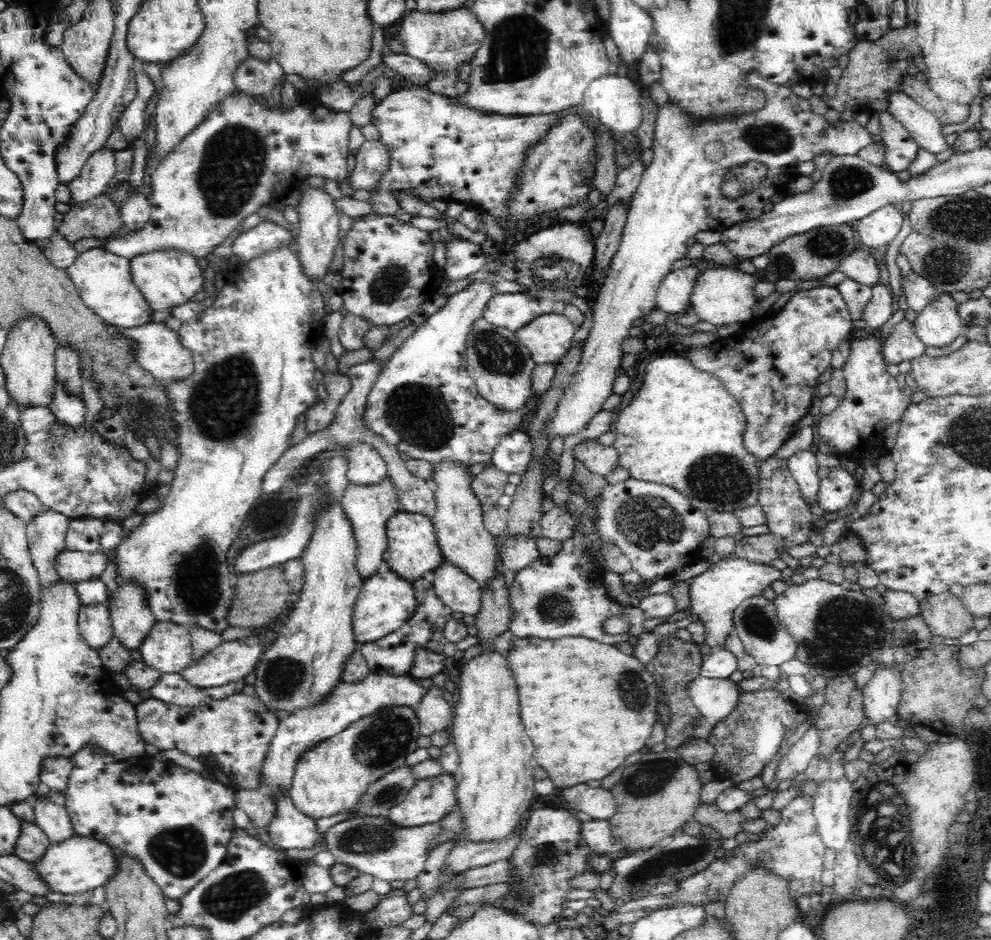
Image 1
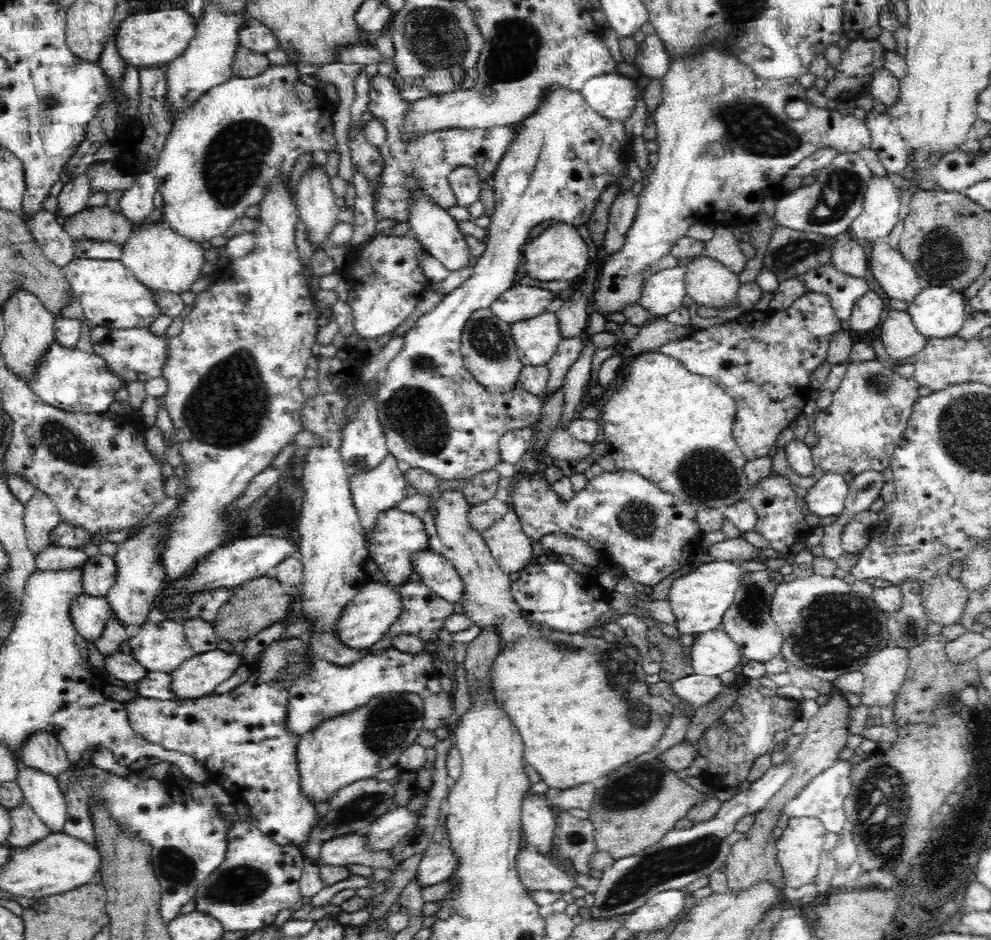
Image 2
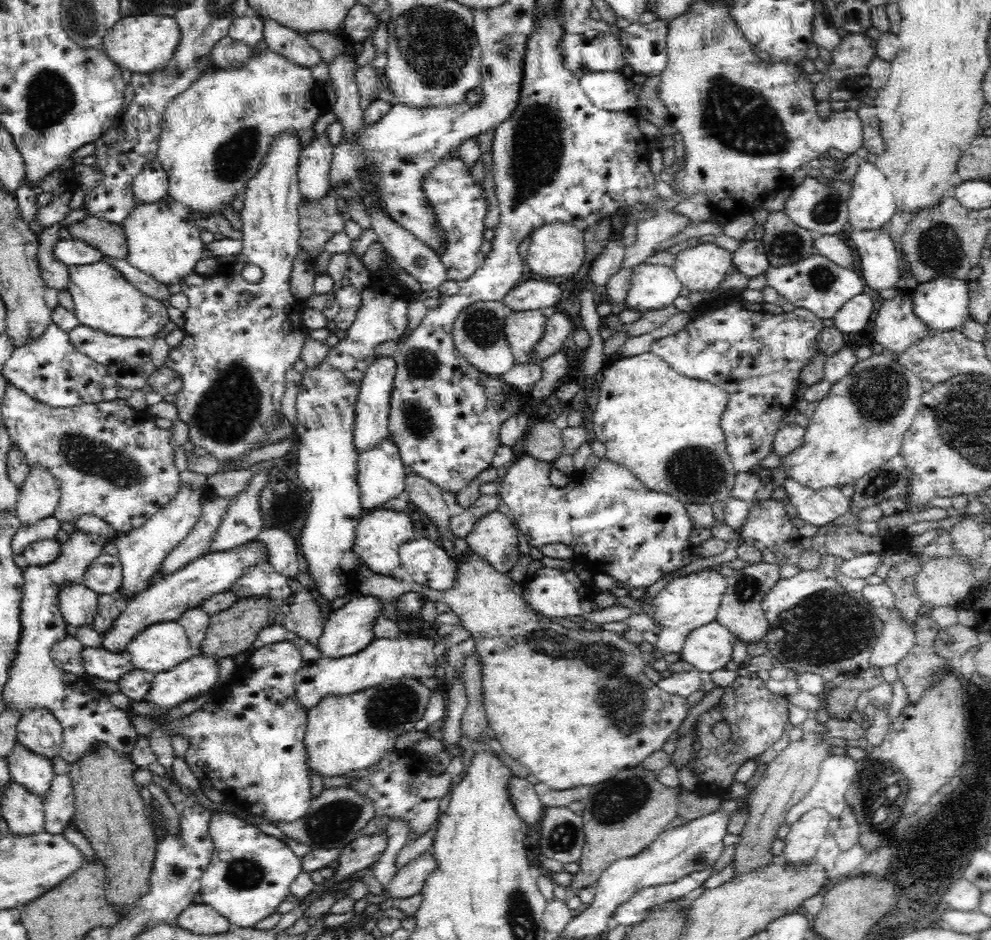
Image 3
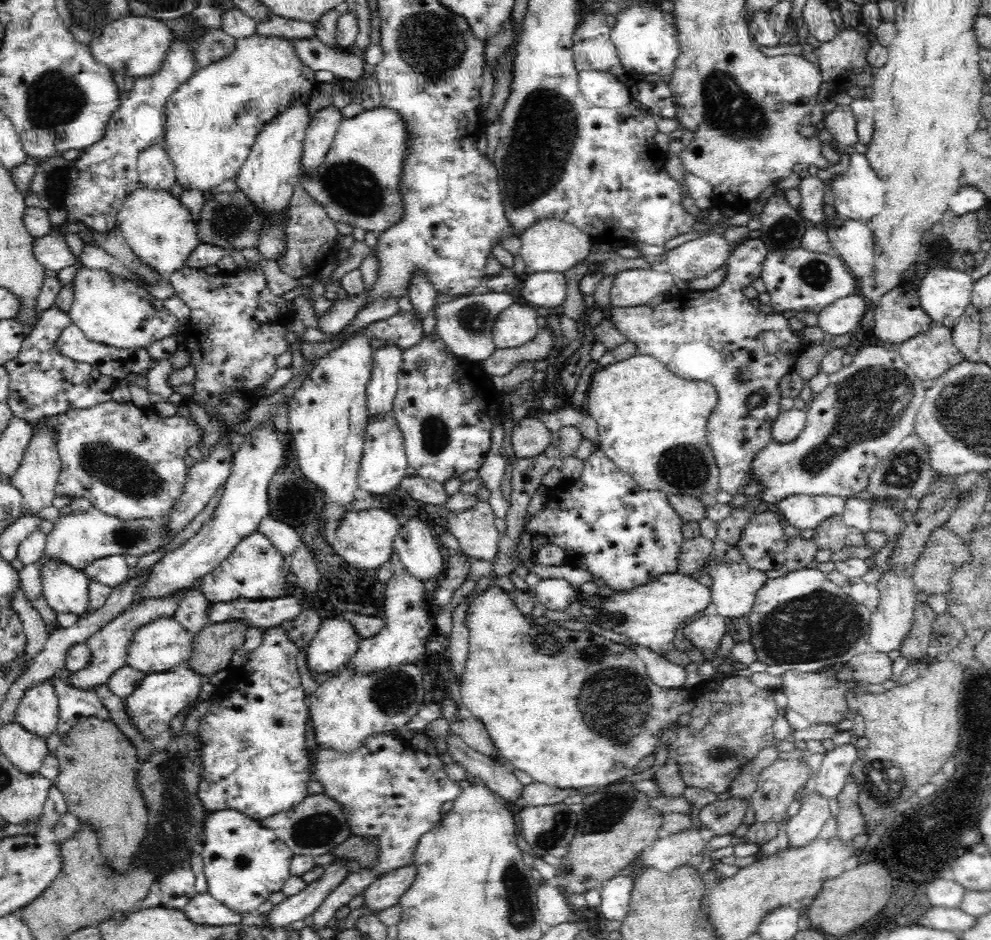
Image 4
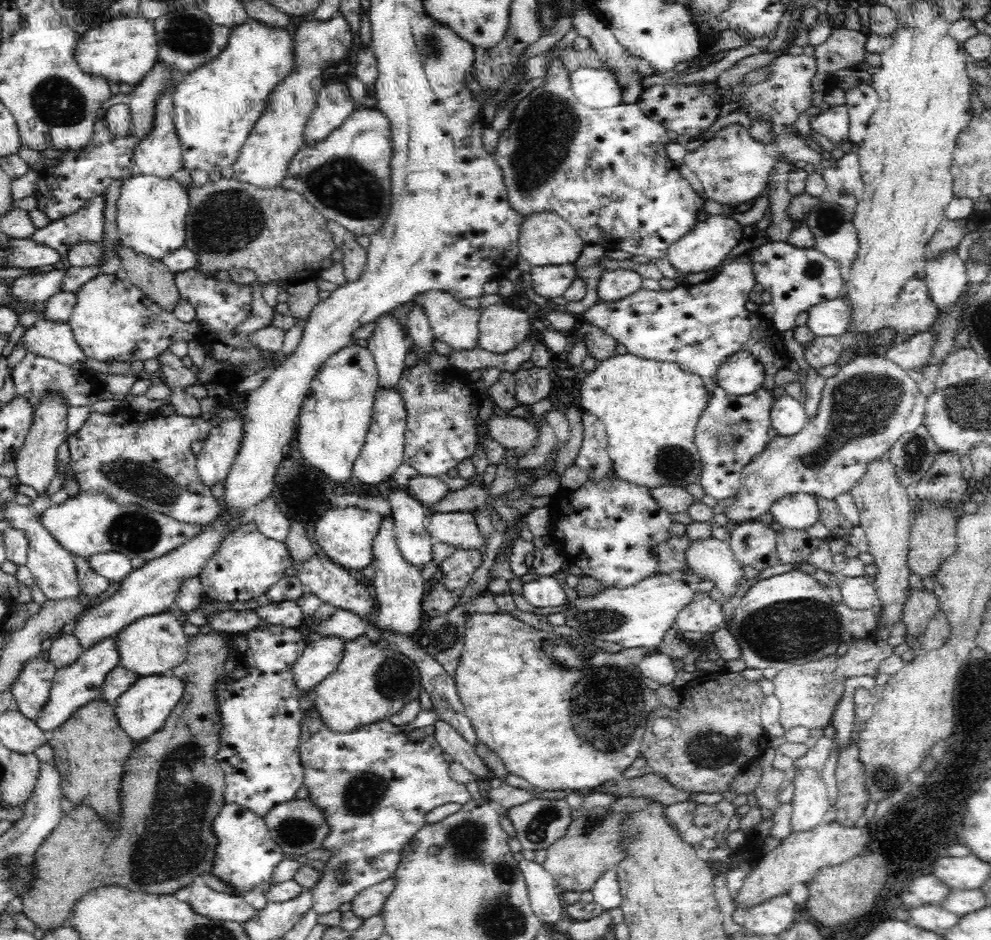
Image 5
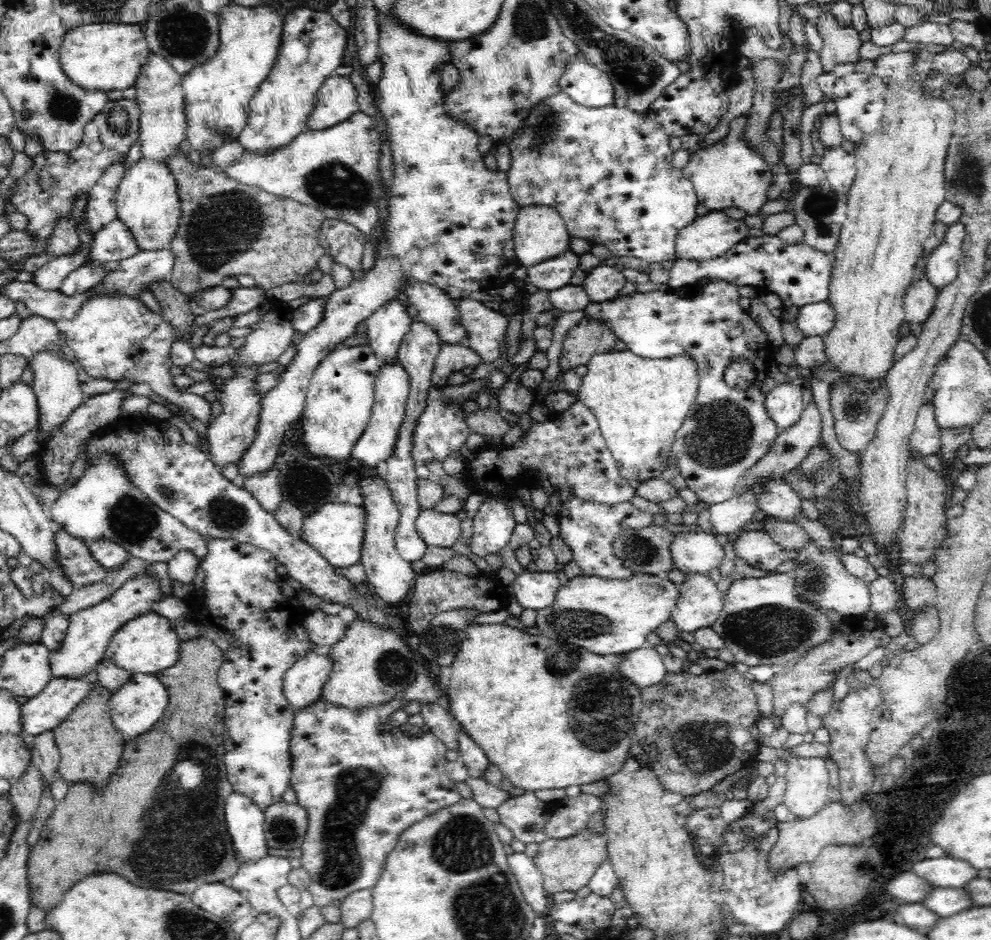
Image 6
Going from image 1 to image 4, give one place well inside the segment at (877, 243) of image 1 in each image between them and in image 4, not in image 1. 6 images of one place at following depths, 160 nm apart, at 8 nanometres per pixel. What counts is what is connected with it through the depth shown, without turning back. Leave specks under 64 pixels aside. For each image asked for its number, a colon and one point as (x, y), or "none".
2: (881, 205)
3: (872, 204)
4: (859, 194)

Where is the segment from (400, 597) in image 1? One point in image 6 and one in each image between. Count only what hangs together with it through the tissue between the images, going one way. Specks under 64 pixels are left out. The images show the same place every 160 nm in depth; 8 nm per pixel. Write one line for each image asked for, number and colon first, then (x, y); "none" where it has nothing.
2: (366, 619)
3: (348, 630)
4: (336, 641)
5: (320, 658)
6: (303, 683)

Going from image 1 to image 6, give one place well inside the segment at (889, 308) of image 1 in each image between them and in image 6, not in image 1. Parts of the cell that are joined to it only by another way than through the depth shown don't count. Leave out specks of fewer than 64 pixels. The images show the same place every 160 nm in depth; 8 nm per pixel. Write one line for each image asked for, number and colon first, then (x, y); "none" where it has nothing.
2: (867, 312)
3: (853, 316)
4: (843, 315)
5: (829, 318)
6: (817, 319)

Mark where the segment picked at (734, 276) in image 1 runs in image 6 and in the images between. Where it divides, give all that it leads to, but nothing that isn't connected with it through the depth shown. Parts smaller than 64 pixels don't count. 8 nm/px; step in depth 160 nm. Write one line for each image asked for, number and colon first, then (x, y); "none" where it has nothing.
2: (709, 283)
3: (702, 268)
4: (693, 259)
5: (709, 242)
6: (709, 236)

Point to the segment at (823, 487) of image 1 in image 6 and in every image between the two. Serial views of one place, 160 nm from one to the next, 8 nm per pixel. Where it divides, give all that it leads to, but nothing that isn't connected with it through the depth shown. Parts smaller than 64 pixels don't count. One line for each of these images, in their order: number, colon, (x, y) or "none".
2: (827, 496)
3: (818, 507)
4: (803, 511)
5: (799, 511)
6: (778, 499)

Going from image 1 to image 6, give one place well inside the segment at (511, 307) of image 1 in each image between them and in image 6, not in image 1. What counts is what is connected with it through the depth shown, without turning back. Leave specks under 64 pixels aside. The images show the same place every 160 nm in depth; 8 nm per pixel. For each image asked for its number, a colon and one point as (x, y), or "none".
2: (520, 302)
3: (532, 294)
4: (548, 289)
5: (549, 281)
6: (552, 274)

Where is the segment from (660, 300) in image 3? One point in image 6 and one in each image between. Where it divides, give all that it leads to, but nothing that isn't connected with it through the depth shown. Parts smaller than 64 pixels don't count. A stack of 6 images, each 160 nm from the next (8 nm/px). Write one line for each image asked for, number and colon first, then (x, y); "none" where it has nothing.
4: (633, 287)
5: (618, 283)
6: (604, 282)

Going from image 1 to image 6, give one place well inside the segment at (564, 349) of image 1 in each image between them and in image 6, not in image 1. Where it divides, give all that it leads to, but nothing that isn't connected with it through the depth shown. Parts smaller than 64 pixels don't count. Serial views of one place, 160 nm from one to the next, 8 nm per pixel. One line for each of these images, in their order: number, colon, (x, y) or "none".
2: (537, 338)
3: (523, 330)
4: (516, 325)
5: (502, 327)
6: (486, 327)

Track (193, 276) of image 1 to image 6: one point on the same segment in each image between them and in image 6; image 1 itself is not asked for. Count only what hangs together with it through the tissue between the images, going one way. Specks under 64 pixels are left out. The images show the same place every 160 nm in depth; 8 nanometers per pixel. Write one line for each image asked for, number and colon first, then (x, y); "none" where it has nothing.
2: (162, 260)
3: (167, 247)
4: (161, 232)
5: (151, 216)
6: (148, 203)

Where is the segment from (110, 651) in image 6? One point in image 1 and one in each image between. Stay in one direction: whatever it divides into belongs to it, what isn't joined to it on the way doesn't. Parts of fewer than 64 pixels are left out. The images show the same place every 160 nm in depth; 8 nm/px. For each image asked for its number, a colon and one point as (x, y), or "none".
1: (167, 648)
2: (163, 646)
3: (156, 649)
4: (159, 646)
5: (154, 645)

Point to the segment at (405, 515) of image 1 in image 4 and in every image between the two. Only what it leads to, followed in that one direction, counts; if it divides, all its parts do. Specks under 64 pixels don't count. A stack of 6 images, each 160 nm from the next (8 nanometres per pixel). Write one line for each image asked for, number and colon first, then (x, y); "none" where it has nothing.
2: (398, 535)
3: (380, 533)
4: (364, 539)

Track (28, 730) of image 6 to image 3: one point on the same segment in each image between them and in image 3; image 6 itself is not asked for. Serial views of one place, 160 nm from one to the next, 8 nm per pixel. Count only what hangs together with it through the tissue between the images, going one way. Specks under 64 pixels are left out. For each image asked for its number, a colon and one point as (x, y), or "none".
3: (167, 599)
4: (109, 646)
5: (83, 681)

